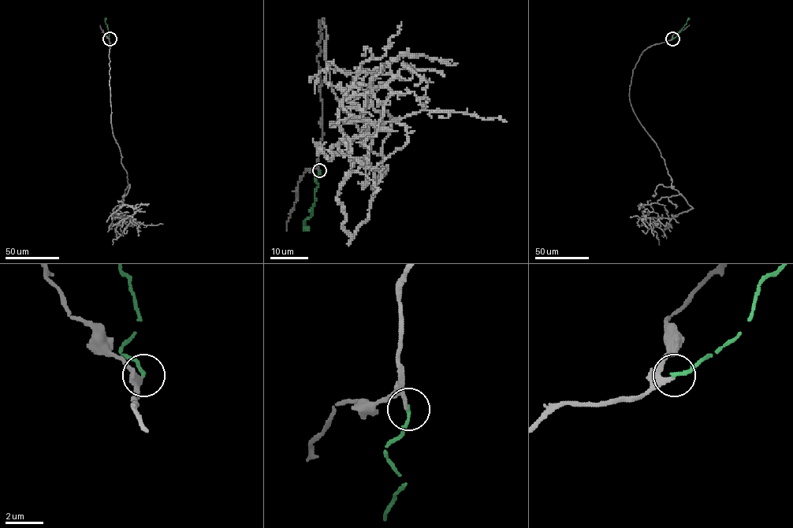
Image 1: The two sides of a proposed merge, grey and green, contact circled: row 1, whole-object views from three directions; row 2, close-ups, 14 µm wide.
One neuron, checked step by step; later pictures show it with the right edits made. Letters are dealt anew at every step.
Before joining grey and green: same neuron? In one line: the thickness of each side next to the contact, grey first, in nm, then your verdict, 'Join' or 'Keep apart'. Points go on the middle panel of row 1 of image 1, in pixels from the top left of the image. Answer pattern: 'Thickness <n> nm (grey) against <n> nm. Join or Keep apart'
Thickness 240 nm (grey) against 180 nm. Keep apart

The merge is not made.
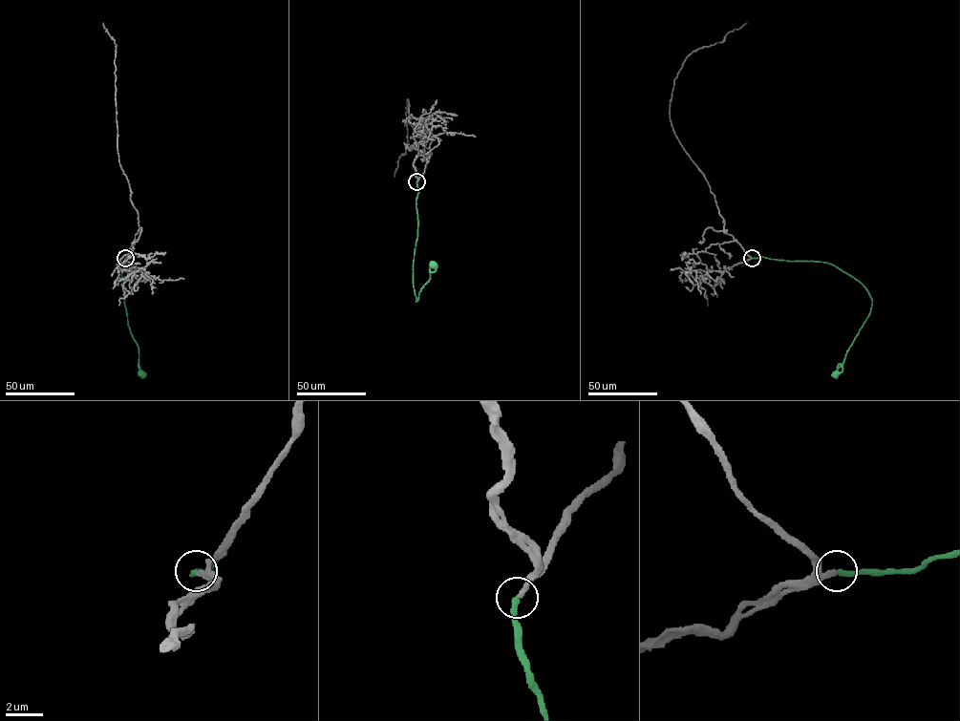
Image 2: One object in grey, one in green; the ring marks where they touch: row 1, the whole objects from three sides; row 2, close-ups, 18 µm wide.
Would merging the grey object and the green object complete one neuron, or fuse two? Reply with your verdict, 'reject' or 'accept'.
accept

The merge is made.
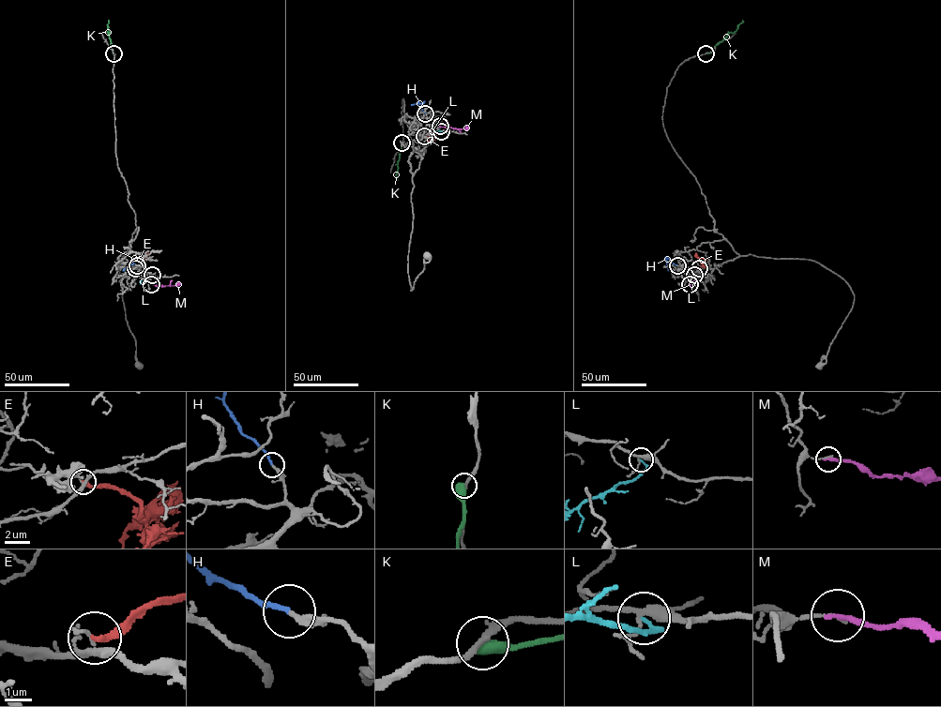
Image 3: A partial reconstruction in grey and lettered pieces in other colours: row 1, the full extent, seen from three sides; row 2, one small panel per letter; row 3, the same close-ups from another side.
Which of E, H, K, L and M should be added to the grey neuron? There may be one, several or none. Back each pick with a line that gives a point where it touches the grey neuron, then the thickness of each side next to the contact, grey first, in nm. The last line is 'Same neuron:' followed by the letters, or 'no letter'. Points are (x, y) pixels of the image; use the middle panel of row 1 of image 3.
H: (425, 113) | 240/190 nm
Same neuron: H

